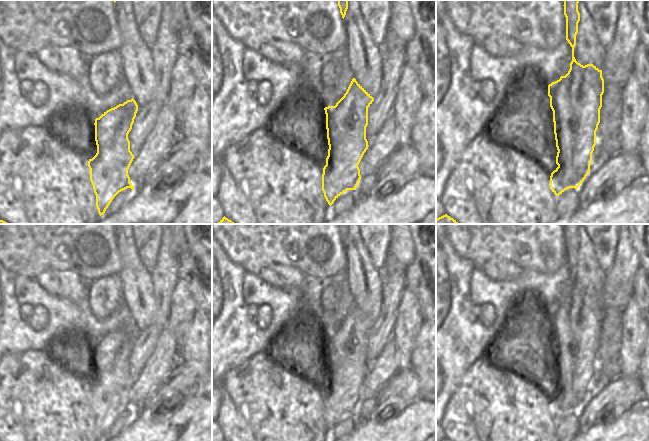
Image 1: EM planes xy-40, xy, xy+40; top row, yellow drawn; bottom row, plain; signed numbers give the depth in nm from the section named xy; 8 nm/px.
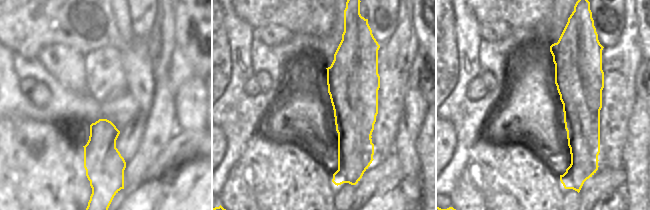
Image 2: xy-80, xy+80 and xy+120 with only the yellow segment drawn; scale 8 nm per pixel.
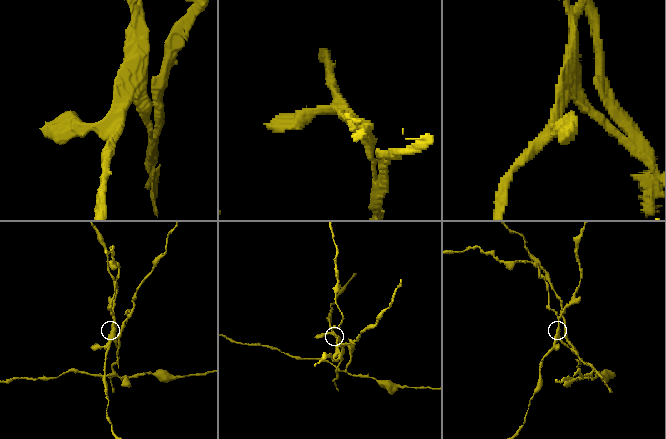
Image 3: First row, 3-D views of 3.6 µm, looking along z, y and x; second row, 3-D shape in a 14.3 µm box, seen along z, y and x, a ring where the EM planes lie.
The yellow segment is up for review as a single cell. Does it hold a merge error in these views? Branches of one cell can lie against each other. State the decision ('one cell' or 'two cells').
two cells

